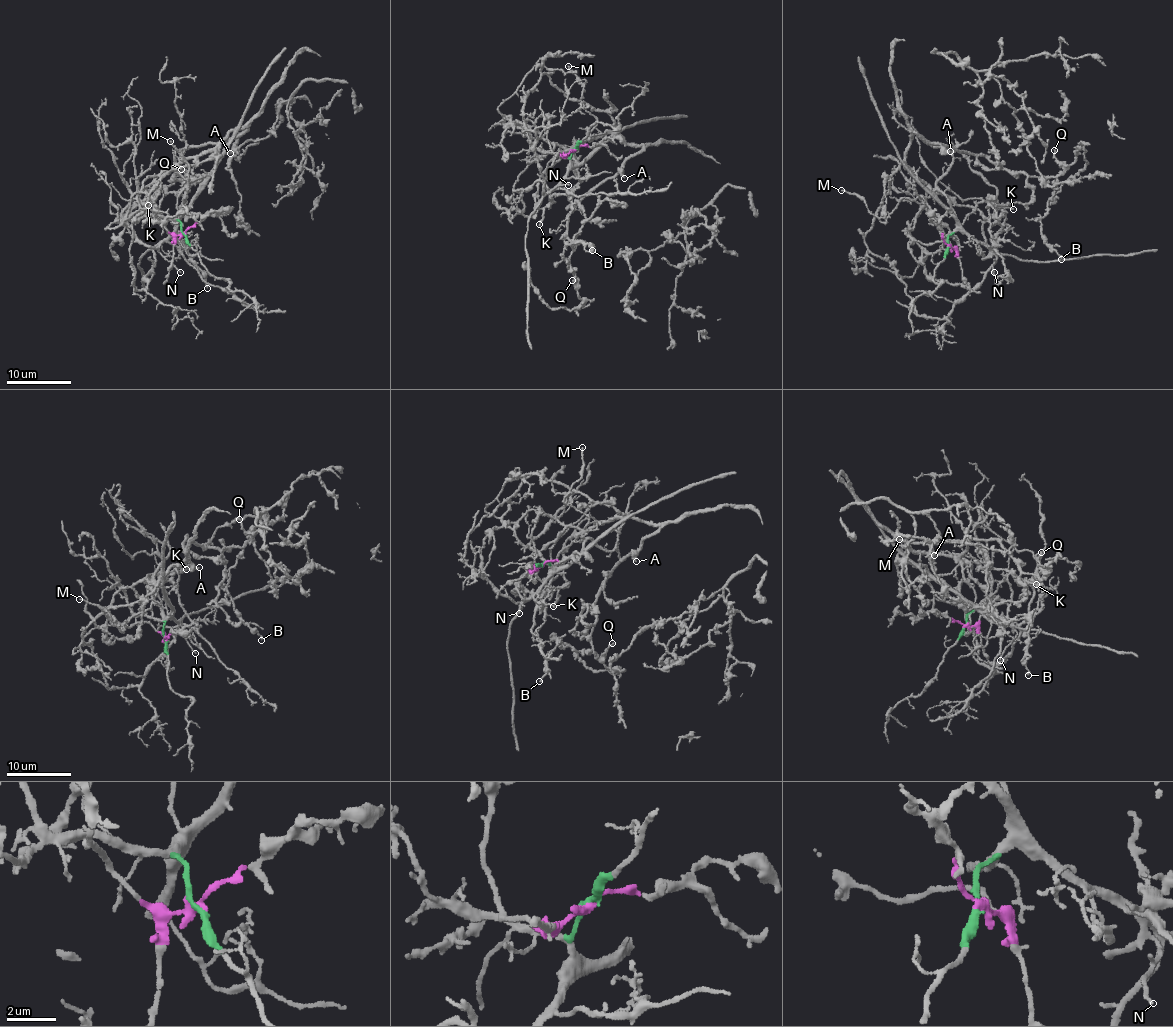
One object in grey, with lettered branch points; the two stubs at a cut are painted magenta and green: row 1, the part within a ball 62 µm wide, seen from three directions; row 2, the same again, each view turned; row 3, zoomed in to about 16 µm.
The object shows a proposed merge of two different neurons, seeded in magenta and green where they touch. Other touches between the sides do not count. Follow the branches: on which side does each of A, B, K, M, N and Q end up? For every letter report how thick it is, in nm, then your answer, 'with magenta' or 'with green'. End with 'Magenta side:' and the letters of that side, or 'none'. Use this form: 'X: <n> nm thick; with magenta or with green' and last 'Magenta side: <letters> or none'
A: 320 nm thick; with magenta
B: 190 nm thick; with magenta
K: 190 nm thick; with magenta
M: 120 nm thick; with green
N: 120 nm thick; with green
Q: 160 nm thick; with magenta
Magenta side: A, B, K, Q

